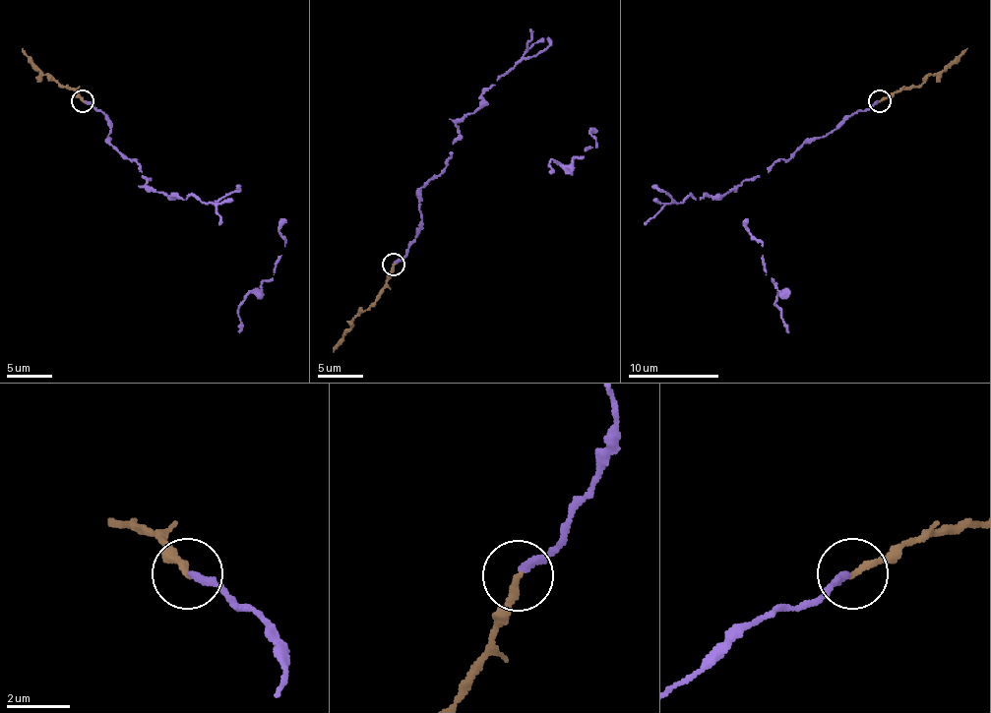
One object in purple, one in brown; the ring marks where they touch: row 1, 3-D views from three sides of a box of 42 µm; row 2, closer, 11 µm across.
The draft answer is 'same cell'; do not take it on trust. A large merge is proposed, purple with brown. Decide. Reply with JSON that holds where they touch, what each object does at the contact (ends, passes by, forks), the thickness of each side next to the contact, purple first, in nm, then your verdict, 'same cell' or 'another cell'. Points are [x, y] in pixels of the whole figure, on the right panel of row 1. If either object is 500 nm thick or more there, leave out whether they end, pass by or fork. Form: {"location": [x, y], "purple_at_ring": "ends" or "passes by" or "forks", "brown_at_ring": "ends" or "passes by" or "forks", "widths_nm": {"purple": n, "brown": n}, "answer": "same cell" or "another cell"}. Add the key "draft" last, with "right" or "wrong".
{"location": [880, 100], "purple_at_ring": "ends", "brown_at_ring": "ends", "widths_nm": {"purple": 240, "brown": 220}, "answer": "same cell", "draft": "right"}

